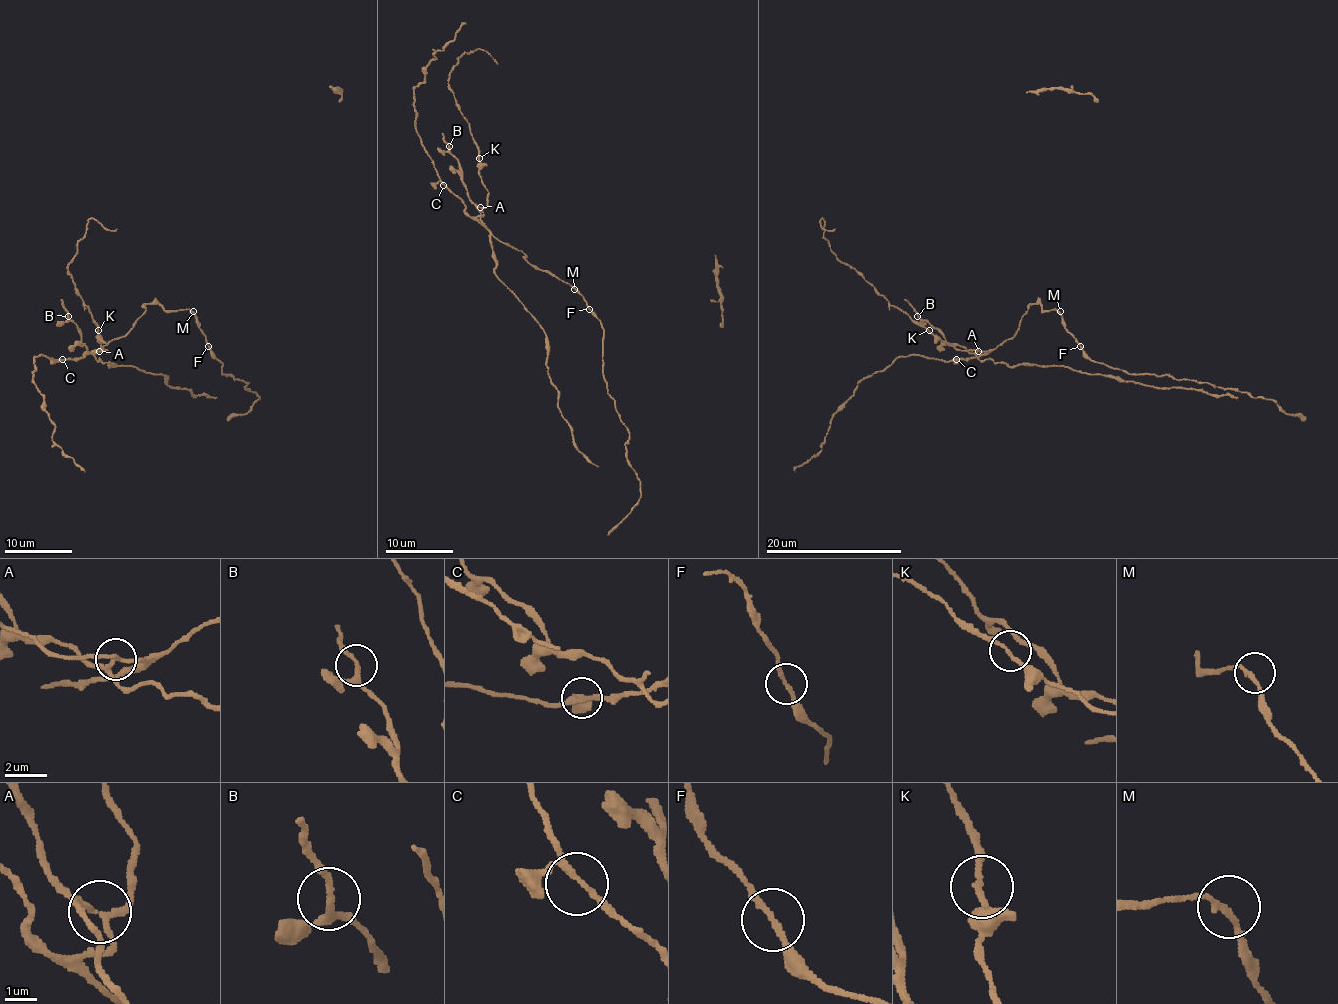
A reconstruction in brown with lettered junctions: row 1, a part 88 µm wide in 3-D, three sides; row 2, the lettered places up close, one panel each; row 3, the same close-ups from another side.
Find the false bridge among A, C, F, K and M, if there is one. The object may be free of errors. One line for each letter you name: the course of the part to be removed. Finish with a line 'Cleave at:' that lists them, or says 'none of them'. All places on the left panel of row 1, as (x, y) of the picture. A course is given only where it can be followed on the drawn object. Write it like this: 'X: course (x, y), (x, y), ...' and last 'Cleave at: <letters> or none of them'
A: course (100, 350), (95, 355), (110, 366), (136, 366), (141, 371), (163, 374), (170, 386), (217, 398)
Cleave at: A

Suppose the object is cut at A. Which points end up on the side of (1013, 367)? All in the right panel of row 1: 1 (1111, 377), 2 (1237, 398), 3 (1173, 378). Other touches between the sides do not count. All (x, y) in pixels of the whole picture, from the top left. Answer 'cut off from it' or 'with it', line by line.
1: with it
2: with it
3: cut off from it

